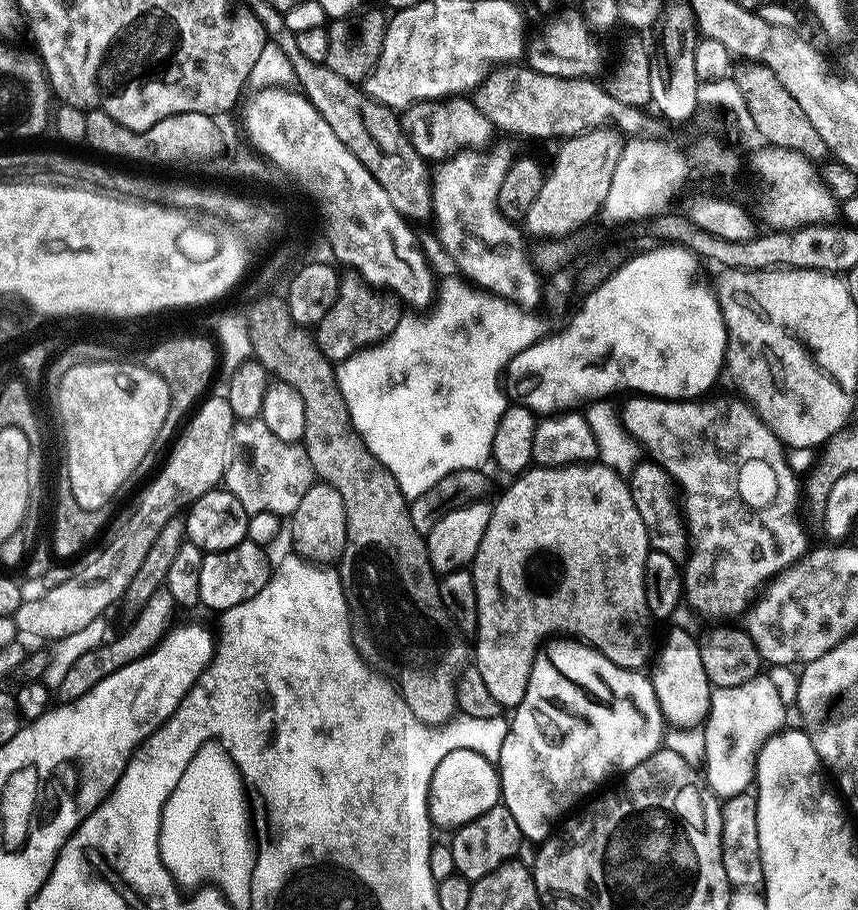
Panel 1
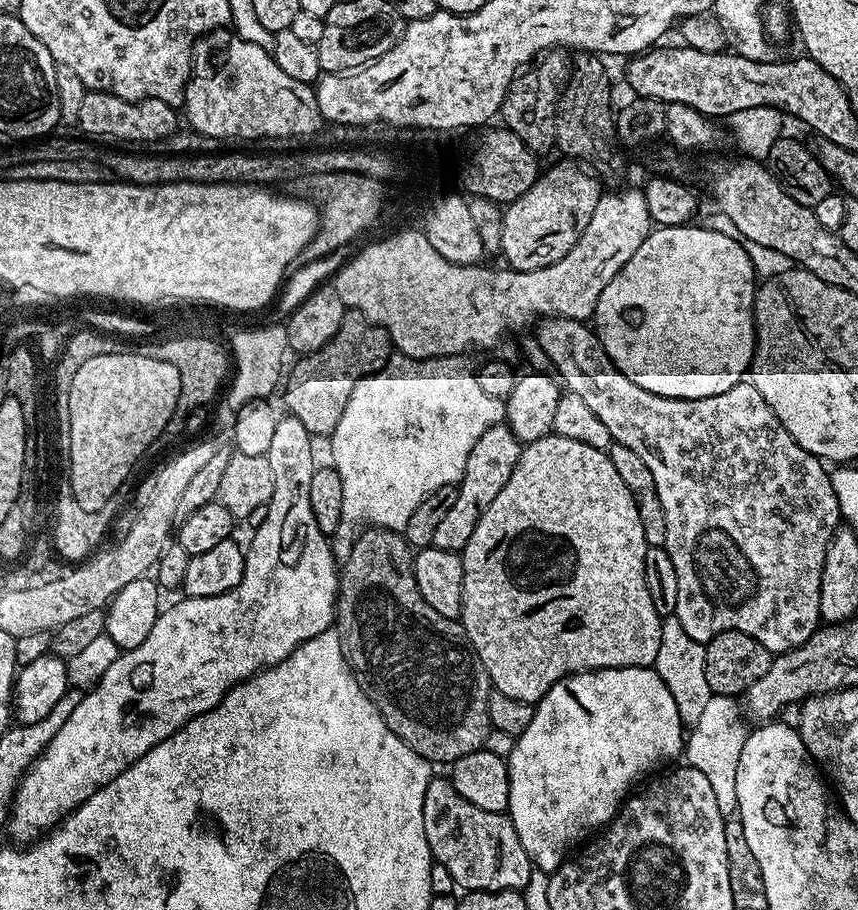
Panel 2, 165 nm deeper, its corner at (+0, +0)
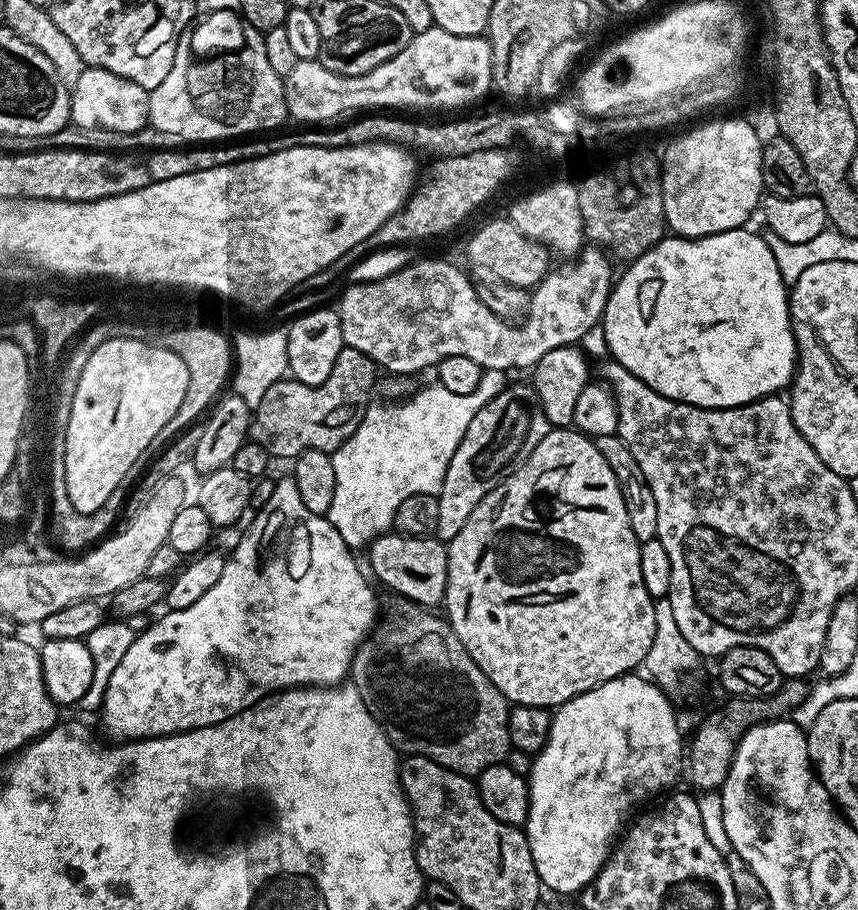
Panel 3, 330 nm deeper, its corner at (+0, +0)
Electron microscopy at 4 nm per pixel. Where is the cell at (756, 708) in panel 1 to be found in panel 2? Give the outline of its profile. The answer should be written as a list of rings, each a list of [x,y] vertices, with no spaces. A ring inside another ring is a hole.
[[[712,694],[698,722],[686,736],[687,763],[706,774],[710,787],[714,789],[719,812],[726,818],[737,813],[738,762],[742,758],[746,735],[746,727],[740,721],[740,712],[742,716],[741,705],[733,697]]]

